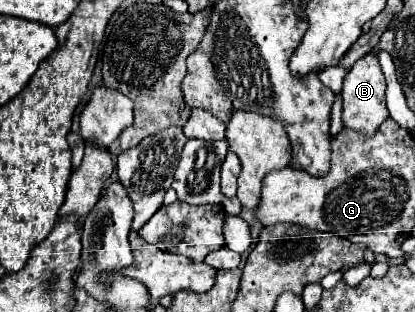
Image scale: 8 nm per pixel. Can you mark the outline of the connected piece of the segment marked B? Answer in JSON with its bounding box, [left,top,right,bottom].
[341,53,389,135]

